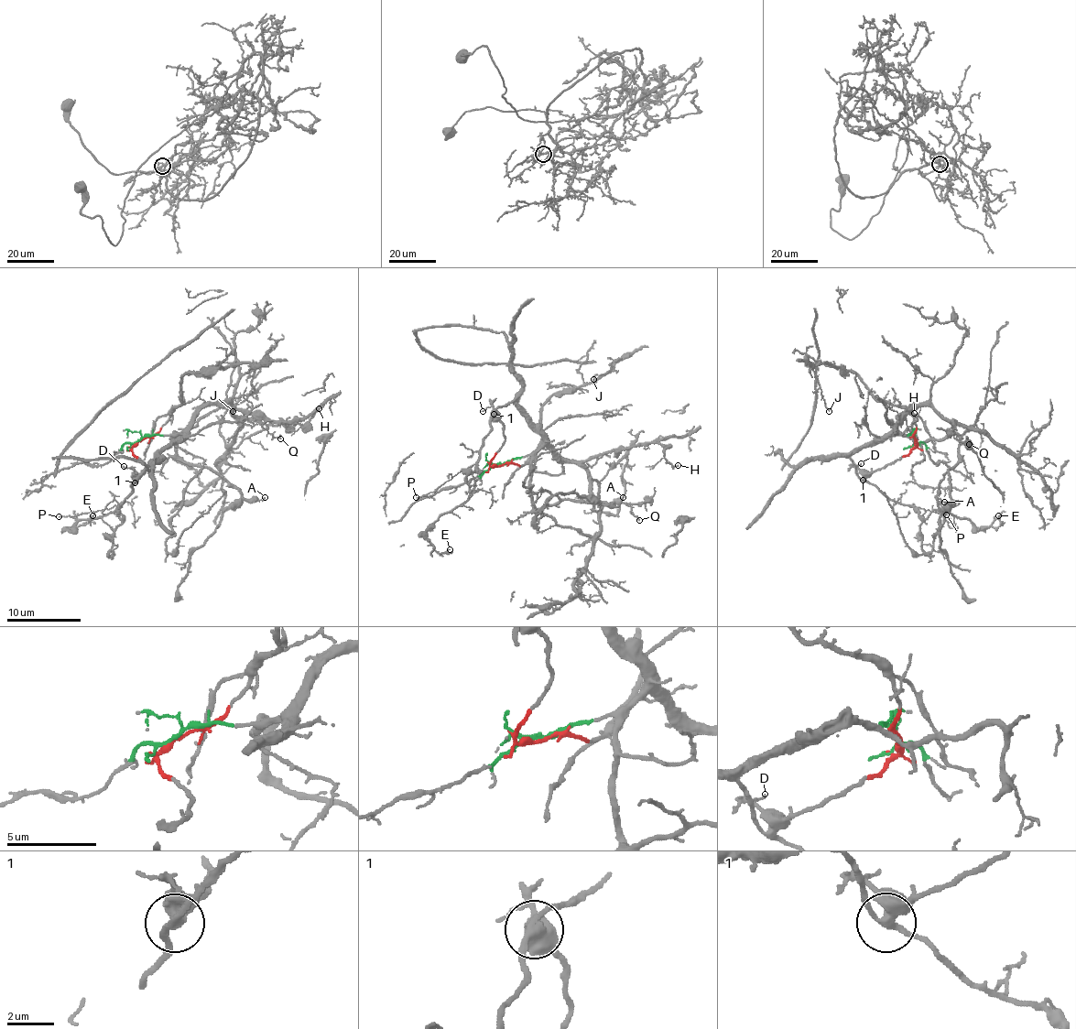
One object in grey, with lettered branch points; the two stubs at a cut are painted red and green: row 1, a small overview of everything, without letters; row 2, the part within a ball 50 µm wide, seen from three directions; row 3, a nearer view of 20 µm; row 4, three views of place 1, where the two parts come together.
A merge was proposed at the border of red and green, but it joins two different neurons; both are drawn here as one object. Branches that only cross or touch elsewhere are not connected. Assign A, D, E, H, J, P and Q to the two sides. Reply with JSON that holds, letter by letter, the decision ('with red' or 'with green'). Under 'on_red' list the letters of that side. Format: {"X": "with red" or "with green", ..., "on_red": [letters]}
{"A": "with green", "D": "with red", "E": "with green", "H": "with green", "J": "with red", "P": "with green", "Q": "with green", "on_red": ["D", "J"]}

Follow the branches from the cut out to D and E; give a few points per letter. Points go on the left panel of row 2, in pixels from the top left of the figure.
D: (140, 440), (133, 451), (146, 465), (145, 471), (139, 475), (132, 468), (123, 466)
E: (140, 440), (184, 436), (134, 482), (122, 520), (116, 510), (70, 529), (92, 515)

